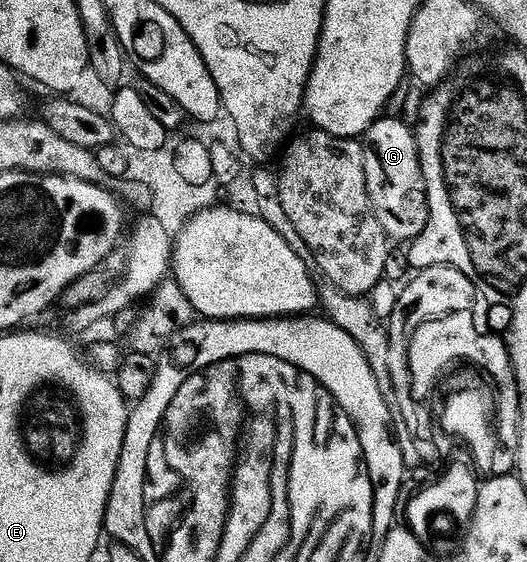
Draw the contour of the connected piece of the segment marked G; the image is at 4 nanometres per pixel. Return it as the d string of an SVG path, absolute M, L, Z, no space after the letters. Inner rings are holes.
M381 117L365 136L365 177L371 204L388 240L410 244L427 228L431 210L427 204L427 182L419 164L415 132L399 119Z

